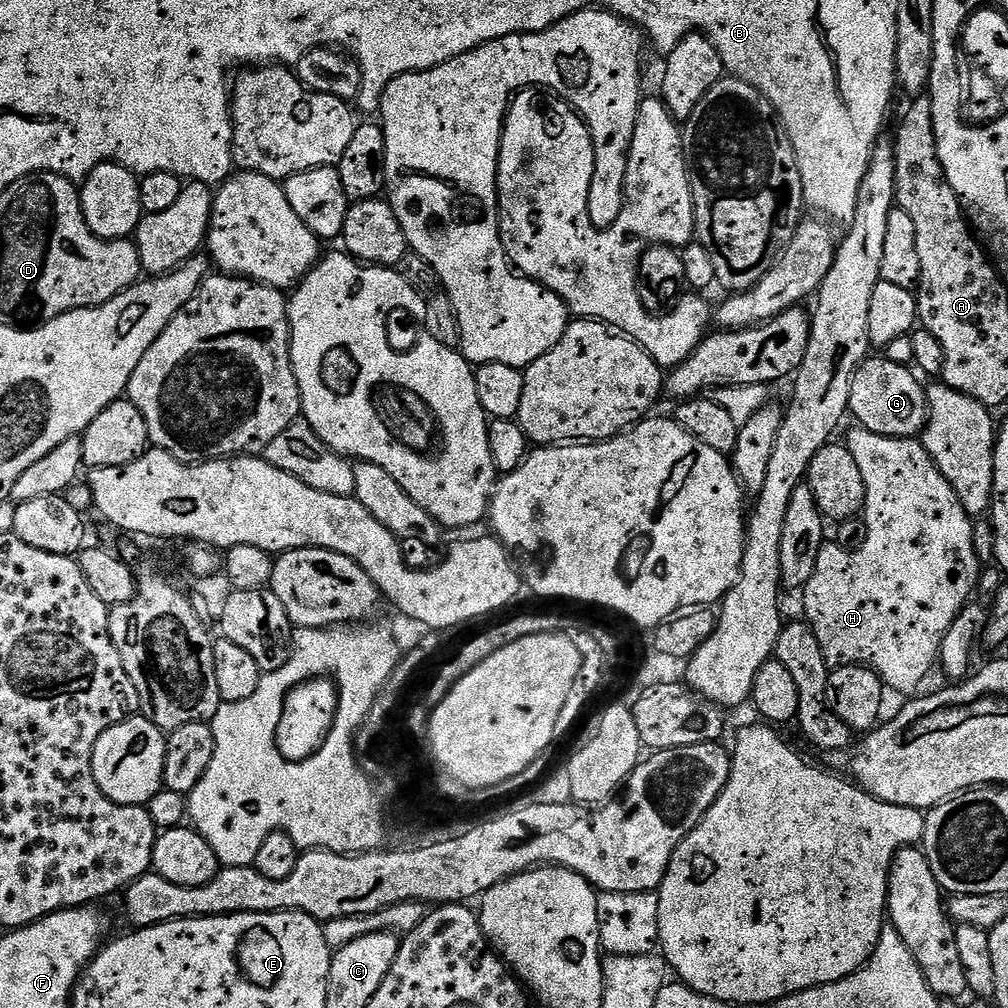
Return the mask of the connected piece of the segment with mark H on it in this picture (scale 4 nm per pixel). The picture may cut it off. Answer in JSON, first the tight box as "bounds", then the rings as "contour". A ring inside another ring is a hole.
{"bounds":[802,426,982,692],"contour":[[[852,426],[848,432],[846,447],[850,450],[850,454],[854,454],[854,462],[858,462],[862,482],[866,486],[866,498],[862,509],[862,518],[866,522],[866,542],[862,542],[860,548],[853,549],[842,548],[835,542],[825,543],[824,549],[818,554],[818,566],[814,566],[814,578],[810,578],[810,582],[802,590],[804,612],[808,615],[805,616],[806,622],[818,638],[818,646],[822,650],[829,669],[863,664],[866,668],[873,668],[891,691],[893,688],[896,692],[912,692],[931,674],[932,667],[937,667],[943,639],[946,638],[951,624],[973,599],[972,591],[975,593],[980,583],[982,565],[975,554],[974,520],[962,506],[962,502],[958,500],[958,494],[954,494],[954,486],[946,482],[946,478],[938,470],[938,466],[932,461],[919,439],[897,440],[891,436],[874,434],[859,426]]]}

